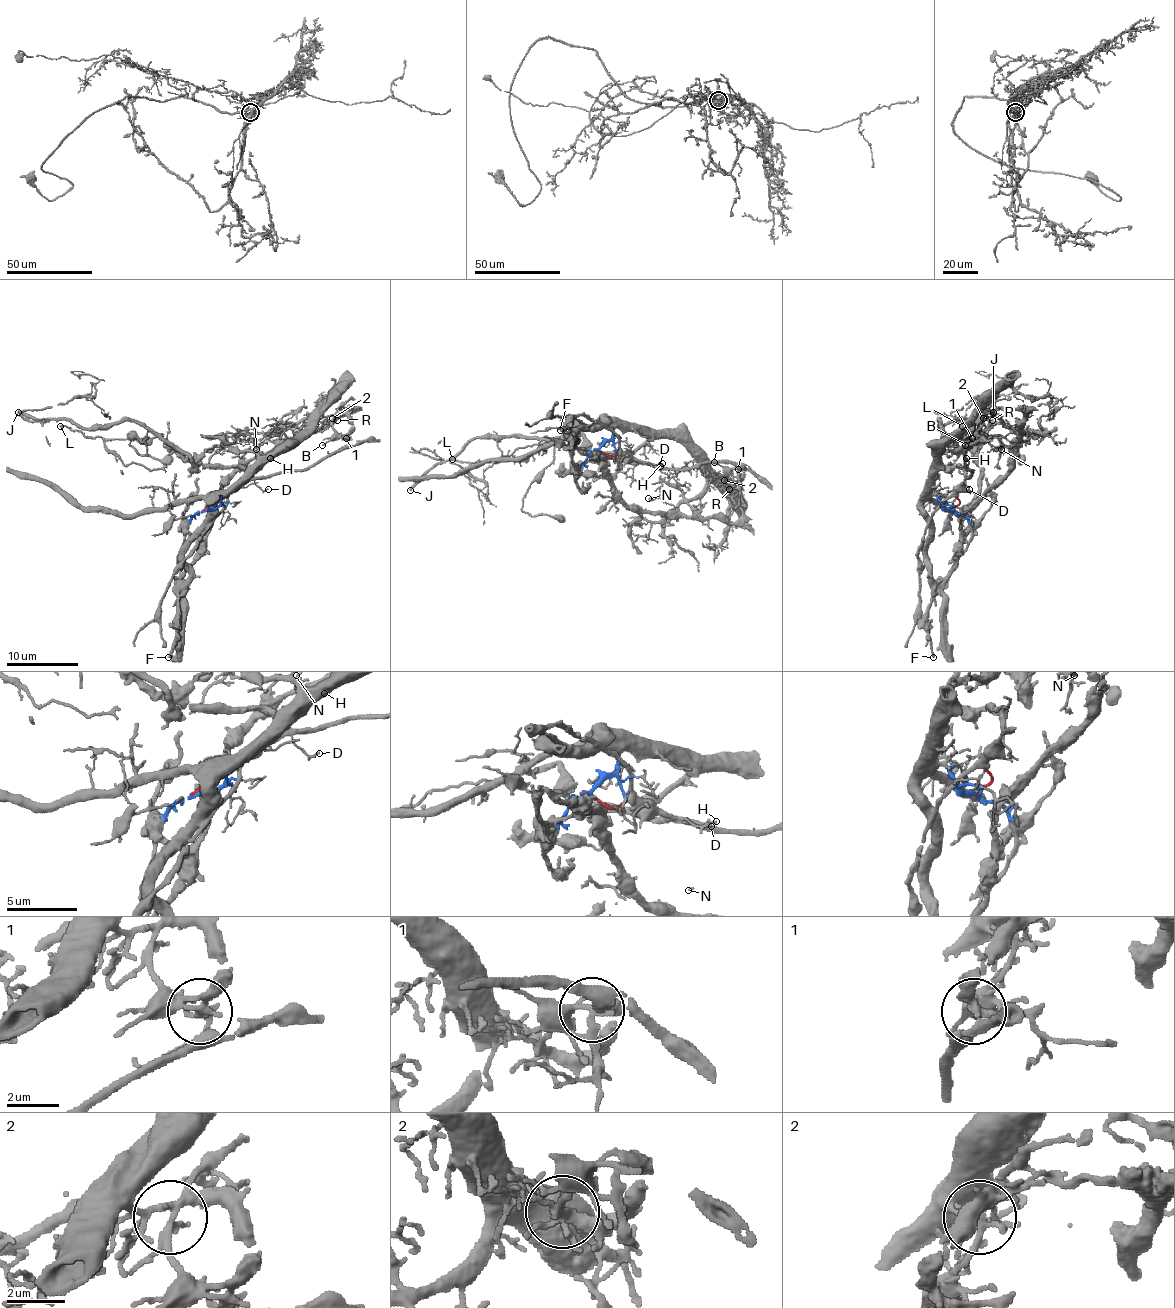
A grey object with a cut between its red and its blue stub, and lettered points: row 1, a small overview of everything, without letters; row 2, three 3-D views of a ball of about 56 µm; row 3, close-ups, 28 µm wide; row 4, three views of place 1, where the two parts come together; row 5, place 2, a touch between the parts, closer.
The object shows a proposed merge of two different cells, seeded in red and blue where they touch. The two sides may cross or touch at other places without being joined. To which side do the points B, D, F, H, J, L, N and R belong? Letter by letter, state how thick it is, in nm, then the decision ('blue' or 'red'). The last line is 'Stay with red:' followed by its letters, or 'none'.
B: calibre 130 nm; red
D: calibre 150 nm; red
F: calibre 280 nm; blue
H: calibre 150 nm; red
J: calibre 280 nm; red
L: calibre 130 nm; red
N: calibre 130 nm; blue
R: calibre 150 nm; blue
Stay with red: B, D, H, J, L

